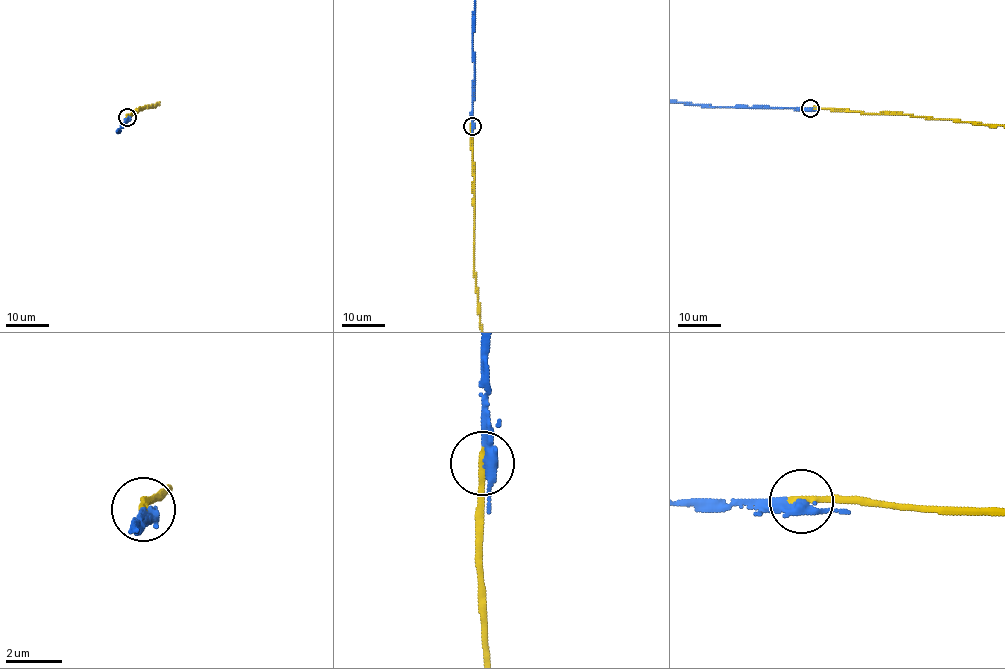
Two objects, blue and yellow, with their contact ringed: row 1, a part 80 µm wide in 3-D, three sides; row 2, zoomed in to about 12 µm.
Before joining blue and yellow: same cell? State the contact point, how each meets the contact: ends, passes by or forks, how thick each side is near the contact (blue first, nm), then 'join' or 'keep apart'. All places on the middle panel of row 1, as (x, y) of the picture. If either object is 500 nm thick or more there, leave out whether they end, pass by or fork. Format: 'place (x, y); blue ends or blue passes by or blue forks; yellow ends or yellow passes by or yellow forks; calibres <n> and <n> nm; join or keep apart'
place (472, 126); blue passes by; yellow ends; calibres 320 and 280 nm; join

